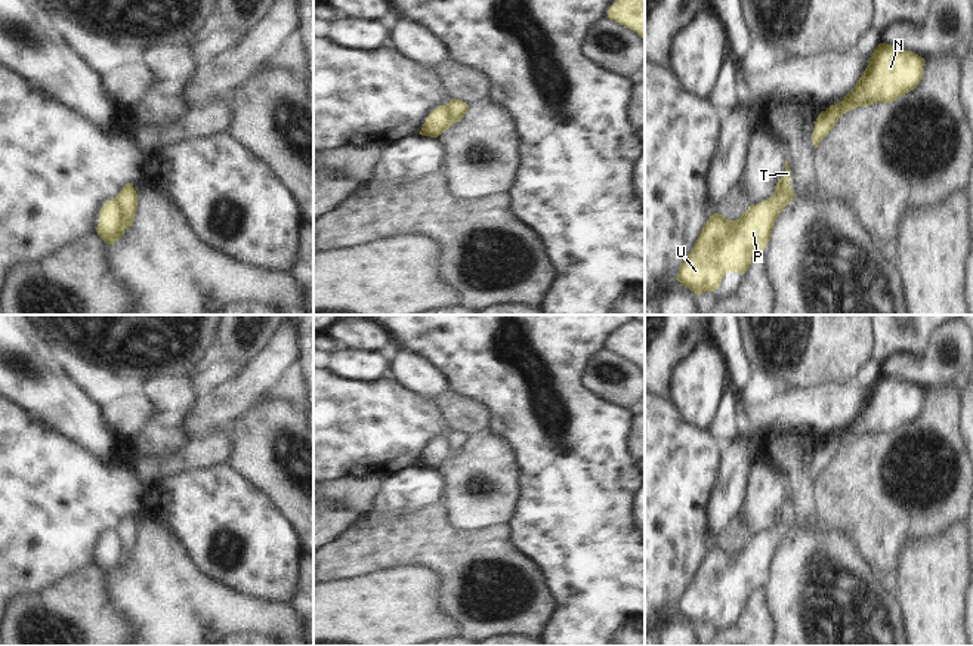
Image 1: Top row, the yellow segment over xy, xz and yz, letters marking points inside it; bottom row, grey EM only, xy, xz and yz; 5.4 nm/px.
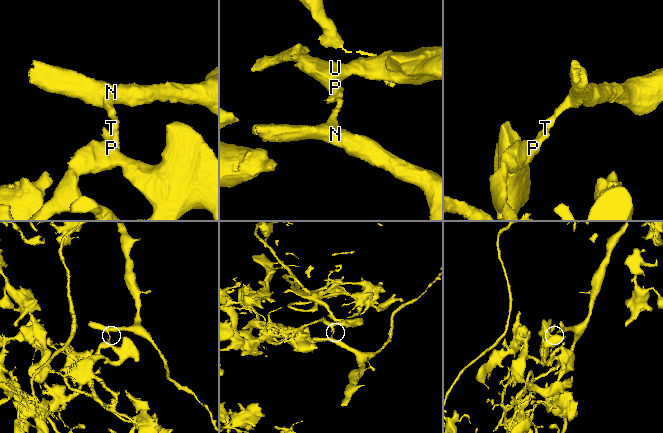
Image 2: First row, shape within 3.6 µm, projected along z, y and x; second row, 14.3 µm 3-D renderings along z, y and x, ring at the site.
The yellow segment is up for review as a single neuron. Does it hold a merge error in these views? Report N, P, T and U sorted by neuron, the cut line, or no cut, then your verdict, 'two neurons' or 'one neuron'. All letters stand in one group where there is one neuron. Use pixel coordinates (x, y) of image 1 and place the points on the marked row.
N T / P U; cut in xy along (114, 198), (121, 209), (124, 228); two neurons

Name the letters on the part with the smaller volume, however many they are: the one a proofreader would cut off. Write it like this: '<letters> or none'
N, T

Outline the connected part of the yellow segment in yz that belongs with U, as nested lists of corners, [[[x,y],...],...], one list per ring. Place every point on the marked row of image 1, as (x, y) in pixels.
[[[791,186],[784,188],[766,201],[750,205],[736,220],[719,213],[710,216],[676,279],[699,296],[716,293],[728,272],[744,275],[754,256],[767,245],[776,217],[794,195]]]

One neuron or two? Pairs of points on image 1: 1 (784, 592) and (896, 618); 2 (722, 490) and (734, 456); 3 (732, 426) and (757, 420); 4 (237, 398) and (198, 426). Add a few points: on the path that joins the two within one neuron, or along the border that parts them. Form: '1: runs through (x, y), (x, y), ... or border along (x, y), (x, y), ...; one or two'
1: runs through (812, 592), (816, 592), (845, 618), (868, 618); one
2: runs through (731, 481), (734, 464); one
3: border along (741, 420), (744, 427); two
4: runs through (228, 402), (207, 417); one

